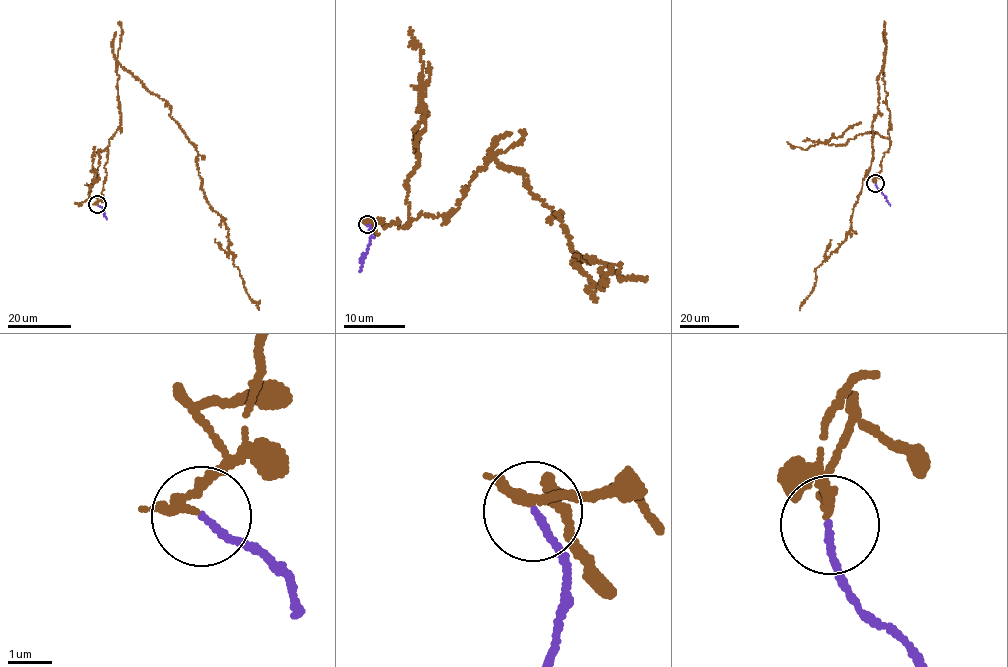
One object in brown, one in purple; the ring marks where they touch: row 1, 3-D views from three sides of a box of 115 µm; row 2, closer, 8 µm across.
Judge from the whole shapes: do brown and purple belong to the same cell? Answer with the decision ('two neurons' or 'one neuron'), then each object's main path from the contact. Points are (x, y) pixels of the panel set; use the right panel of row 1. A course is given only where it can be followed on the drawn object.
two neurons | brown via (875, 182), (891, 143), (884, 60), (872, 127), (873, 156), (850, 230), (815, 271), (812, 292), (799, 310) | purple via (875, 183), (890, 206)

